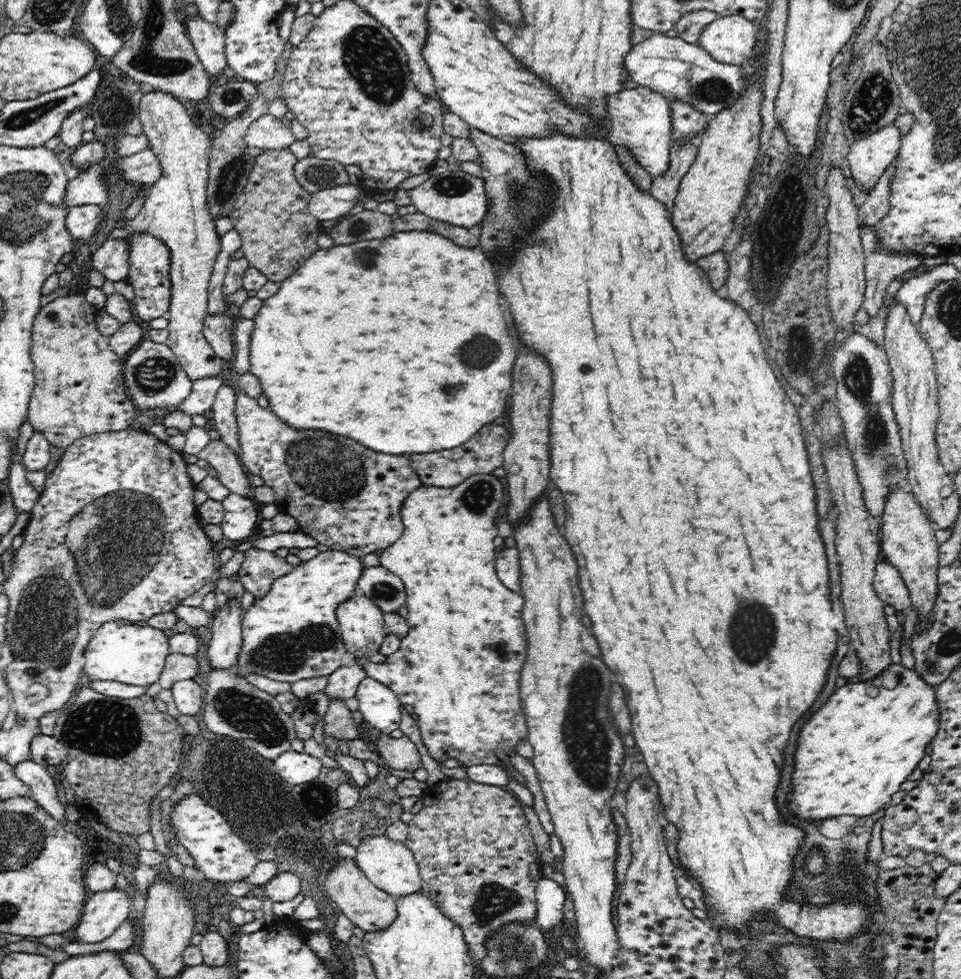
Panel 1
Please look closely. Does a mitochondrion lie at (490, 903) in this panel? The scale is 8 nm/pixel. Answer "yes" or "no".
yes

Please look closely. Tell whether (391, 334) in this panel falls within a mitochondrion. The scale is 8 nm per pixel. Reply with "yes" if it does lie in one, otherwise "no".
no

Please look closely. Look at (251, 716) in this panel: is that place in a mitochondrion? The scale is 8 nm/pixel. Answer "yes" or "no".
yes

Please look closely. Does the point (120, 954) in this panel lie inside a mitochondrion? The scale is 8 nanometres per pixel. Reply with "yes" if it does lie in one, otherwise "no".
no

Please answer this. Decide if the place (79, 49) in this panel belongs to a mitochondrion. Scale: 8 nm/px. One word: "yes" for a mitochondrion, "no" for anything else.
no

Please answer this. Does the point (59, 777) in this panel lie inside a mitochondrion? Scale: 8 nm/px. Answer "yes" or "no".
no

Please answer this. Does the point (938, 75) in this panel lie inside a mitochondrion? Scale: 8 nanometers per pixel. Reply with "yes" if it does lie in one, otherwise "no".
yes

